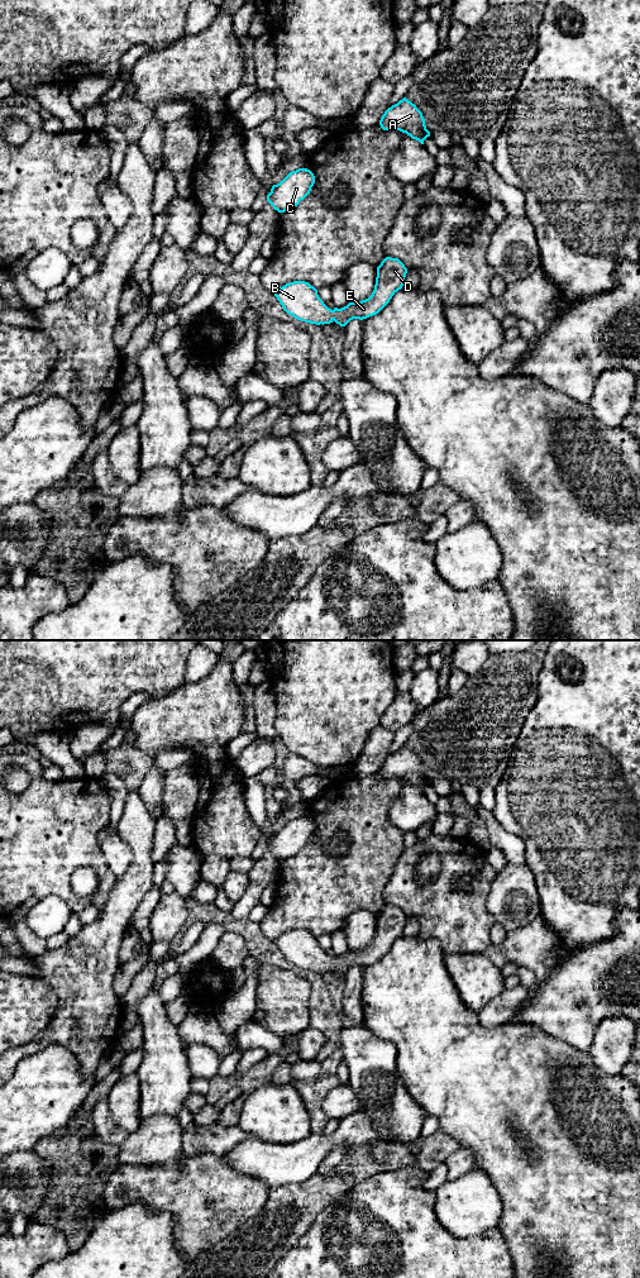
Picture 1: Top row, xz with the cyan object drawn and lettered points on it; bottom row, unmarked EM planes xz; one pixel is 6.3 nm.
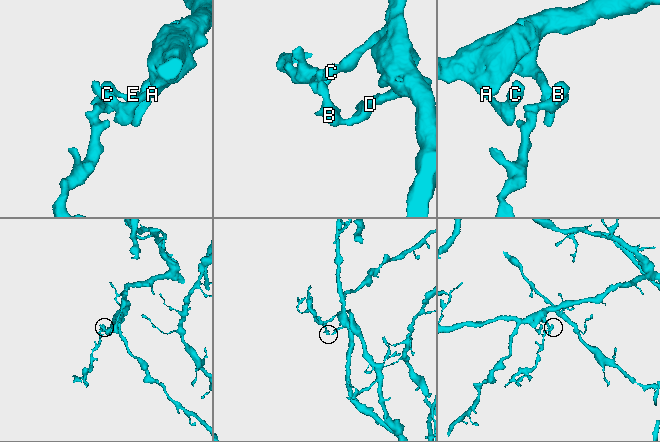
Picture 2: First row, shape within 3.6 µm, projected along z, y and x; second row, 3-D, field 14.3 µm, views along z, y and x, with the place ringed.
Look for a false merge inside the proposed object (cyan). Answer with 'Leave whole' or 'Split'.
Leave whole

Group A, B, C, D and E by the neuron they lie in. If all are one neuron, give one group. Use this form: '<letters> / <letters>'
A B C D E

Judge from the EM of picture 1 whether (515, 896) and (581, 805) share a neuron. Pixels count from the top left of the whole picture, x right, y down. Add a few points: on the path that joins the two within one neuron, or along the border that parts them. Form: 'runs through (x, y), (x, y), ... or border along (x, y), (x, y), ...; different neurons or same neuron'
border along (526, 863), (533, 873), (539, 901); different neurons

